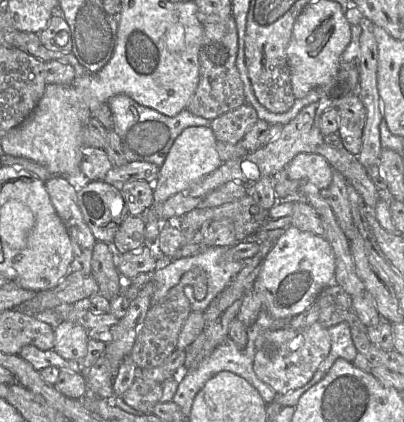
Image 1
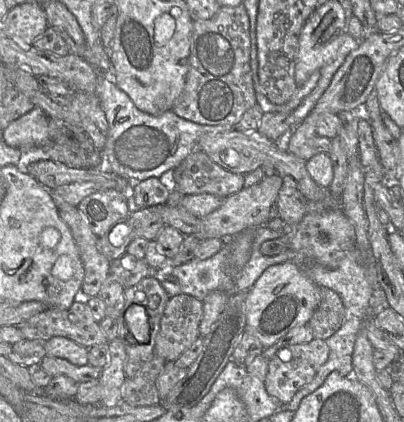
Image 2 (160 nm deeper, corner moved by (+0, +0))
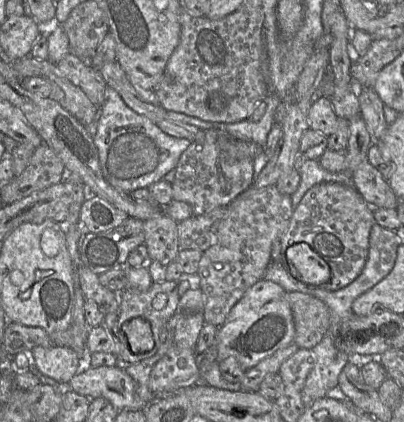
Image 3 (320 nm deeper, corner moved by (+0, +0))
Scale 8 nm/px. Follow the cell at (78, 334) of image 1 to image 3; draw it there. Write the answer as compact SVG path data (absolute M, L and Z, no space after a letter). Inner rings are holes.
M36 346L30 351L30 355L33 364L42 374L59 383L68 383L82 371L82 360L70 347Z

